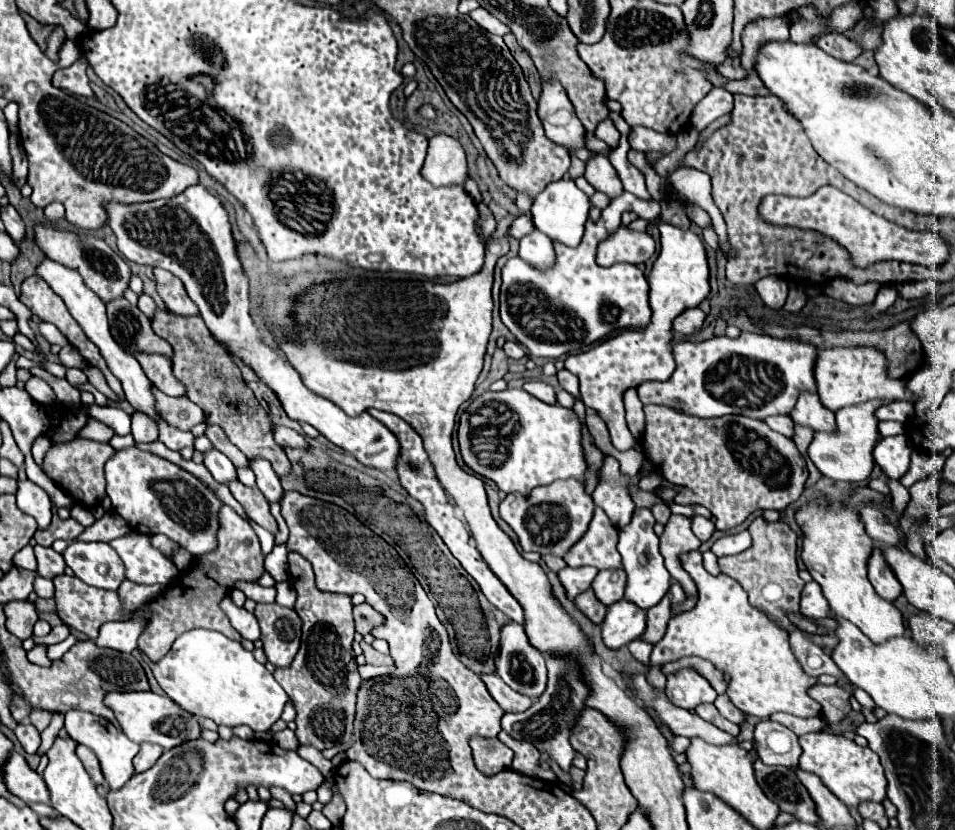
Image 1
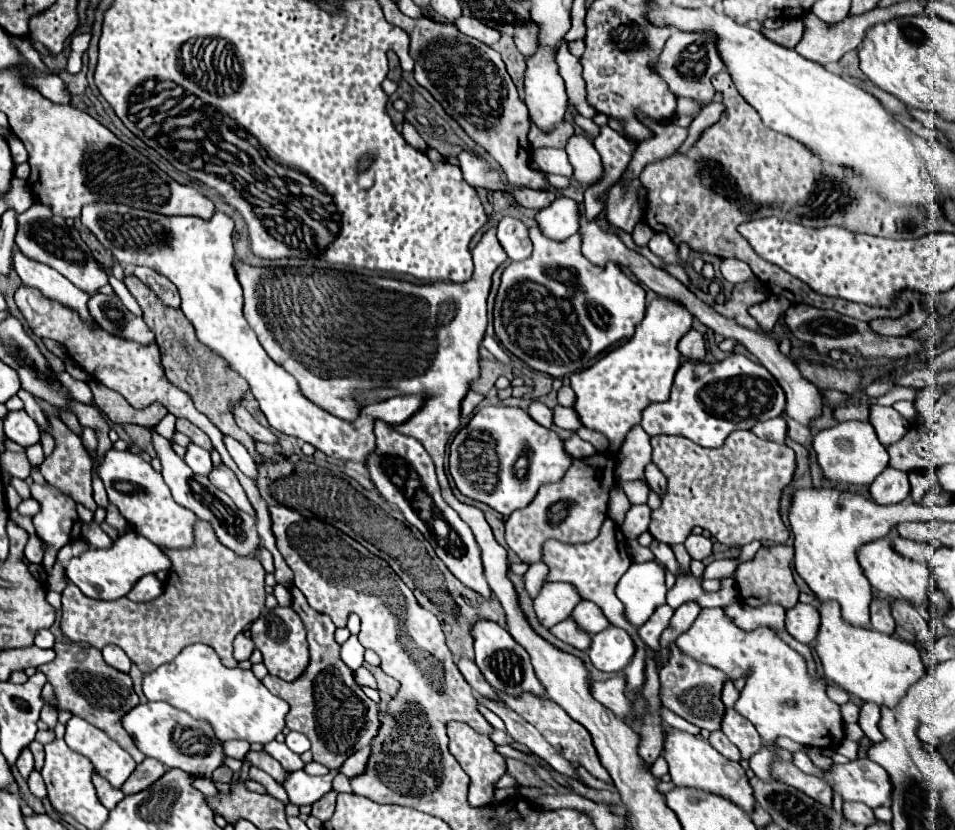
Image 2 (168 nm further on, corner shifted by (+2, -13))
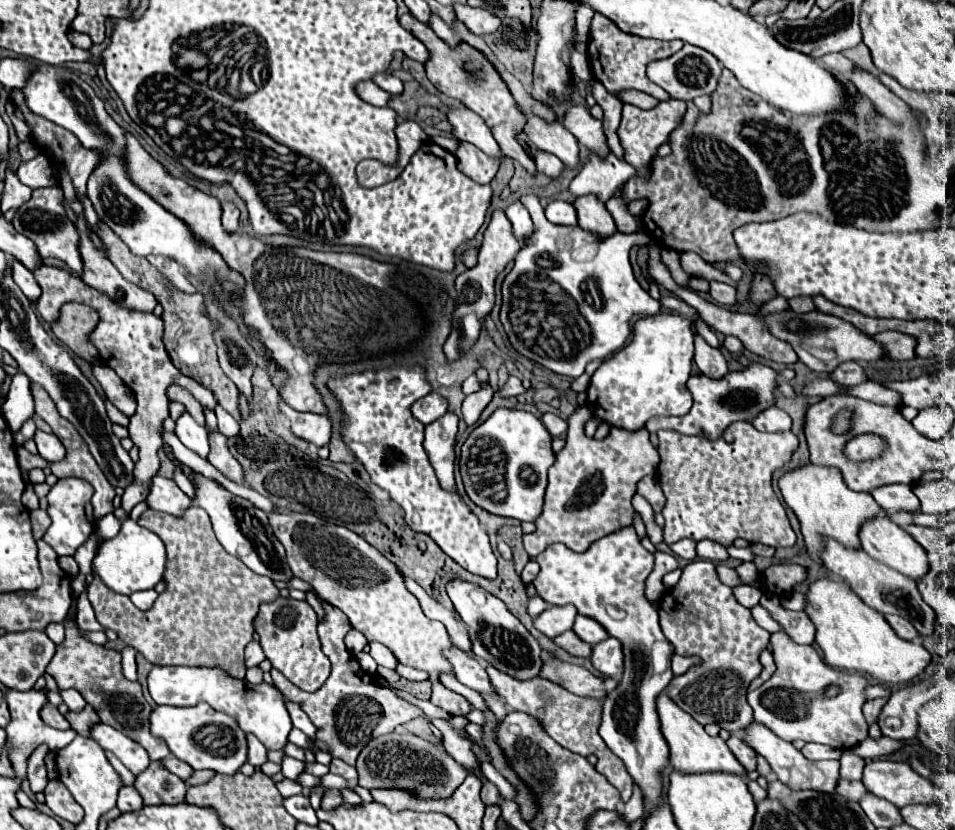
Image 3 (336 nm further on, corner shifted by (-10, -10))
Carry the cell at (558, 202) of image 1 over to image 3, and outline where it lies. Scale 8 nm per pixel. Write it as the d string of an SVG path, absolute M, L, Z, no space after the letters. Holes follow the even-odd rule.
M553 201L545 209L545 215L555 225L577 225L577 211L567 201Z

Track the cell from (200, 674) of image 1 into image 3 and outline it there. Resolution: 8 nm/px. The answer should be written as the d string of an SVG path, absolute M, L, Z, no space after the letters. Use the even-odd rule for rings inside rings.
M153 667L149 671L149 693L157 705L189 707L199 701L209 703L215 711L231 715L245 733L253 733L267 749L283 749L293 727L285 697L271 683L251 685L245 679L231 677L223 667Z

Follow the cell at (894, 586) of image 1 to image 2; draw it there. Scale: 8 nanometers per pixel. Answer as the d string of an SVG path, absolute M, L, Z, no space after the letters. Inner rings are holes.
M879 598L871 602L871 626L883 634L895 634L895 620L887 604Z

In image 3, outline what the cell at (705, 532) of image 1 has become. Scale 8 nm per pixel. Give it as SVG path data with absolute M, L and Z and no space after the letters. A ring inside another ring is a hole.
M703 539L697 543L697 555L707 561L725 561L729 557L727 549L721 543L711 539Z

